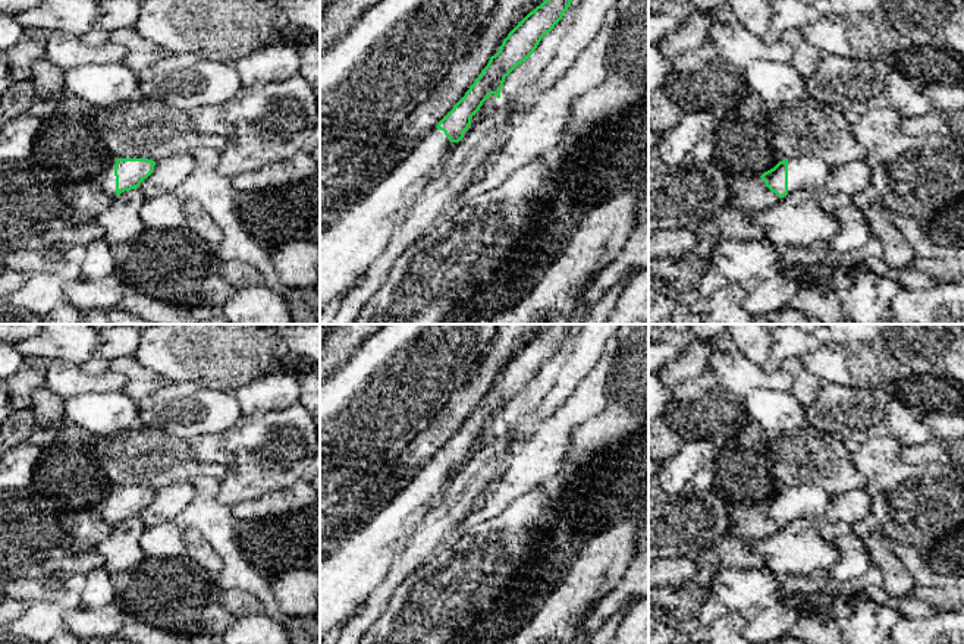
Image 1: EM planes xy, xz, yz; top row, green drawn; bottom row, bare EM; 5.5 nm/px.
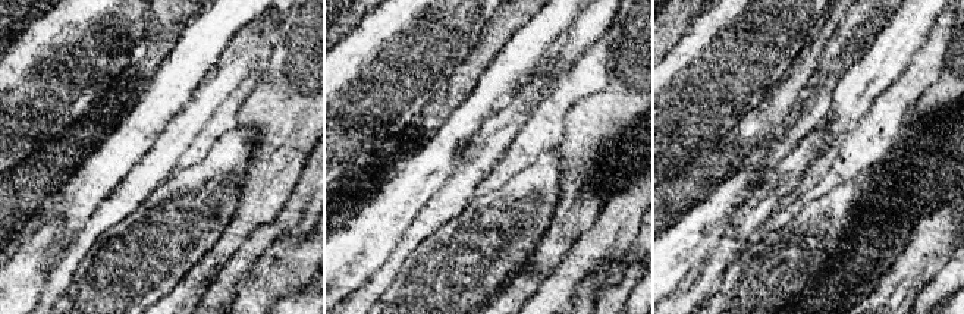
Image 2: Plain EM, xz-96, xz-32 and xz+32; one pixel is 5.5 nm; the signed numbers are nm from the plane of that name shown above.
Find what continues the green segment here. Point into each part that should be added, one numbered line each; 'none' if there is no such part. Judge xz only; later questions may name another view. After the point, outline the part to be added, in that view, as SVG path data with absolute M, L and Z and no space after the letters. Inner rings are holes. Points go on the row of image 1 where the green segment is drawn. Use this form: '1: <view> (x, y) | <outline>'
1: xz (351, 245) | M434 128L387 178L320 233L320 311L384 251L409 208L445 169L450 141Z

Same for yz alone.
1: yz (803, 173) | M788 158L788 194L817 189L828 182L830 173L832 166L817 158Z

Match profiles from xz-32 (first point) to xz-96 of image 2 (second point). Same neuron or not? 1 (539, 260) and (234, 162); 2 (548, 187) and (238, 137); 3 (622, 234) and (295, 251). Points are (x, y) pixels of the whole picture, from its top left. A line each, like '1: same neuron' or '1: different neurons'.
1: different neurons
2: same neuron
3: different neurons

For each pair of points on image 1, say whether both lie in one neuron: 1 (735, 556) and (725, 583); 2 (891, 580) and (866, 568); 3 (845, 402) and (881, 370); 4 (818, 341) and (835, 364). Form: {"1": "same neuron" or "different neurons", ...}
{"1": "different neurons", "2": "different neurons", "3": "different neurons", "4": "different neurons"}

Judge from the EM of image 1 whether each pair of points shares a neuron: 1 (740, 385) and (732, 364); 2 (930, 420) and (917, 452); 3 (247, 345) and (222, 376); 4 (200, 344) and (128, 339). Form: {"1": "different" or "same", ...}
{"1": "same", "2": "same", "3": "same", "4": "different"}

